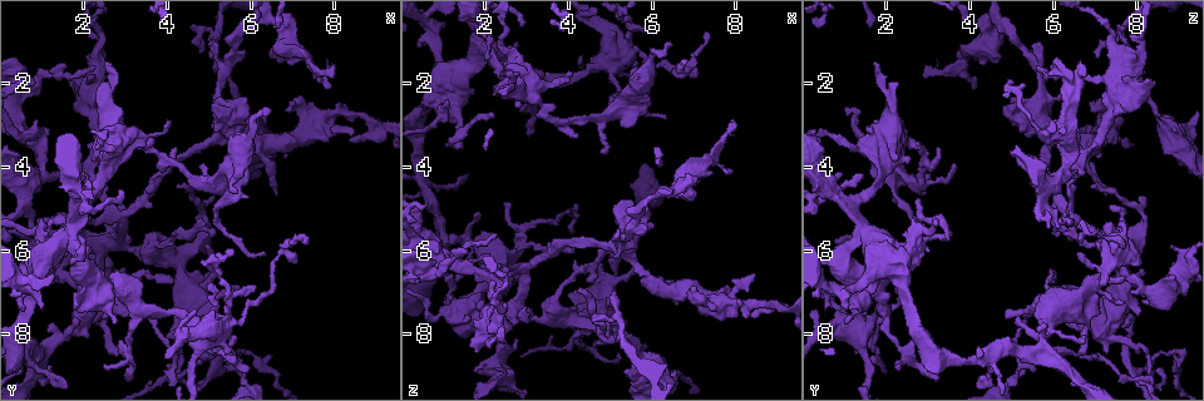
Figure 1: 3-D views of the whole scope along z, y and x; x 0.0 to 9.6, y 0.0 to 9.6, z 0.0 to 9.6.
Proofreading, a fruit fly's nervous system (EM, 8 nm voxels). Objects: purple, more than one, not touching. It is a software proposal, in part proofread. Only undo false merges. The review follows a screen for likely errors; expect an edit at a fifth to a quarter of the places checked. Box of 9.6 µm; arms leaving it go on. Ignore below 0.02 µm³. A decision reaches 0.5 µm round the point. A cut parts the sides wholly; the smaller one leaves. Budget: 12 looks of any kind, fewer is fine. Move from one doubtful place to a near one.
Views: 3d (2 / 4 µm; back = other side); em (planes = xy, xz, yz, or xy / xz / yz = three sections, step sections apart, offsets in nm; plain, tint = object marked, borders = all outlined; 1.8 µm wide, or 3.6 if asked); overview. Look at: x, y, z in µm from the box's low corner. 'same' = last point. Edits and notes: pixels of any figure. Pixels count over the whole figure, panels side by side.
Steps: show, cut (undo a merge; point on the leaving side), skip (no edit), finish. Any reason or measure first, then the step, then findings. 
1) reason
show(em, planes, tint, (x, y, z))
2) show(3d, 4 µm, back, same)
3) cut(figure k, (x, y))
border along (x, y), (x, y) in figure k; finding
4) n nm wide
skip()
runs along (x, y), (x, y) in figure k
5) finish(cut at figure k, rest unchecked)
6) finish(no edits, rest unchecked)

three-way junction
show(em, planes, tint, (2.55, 6.90, 1.35))

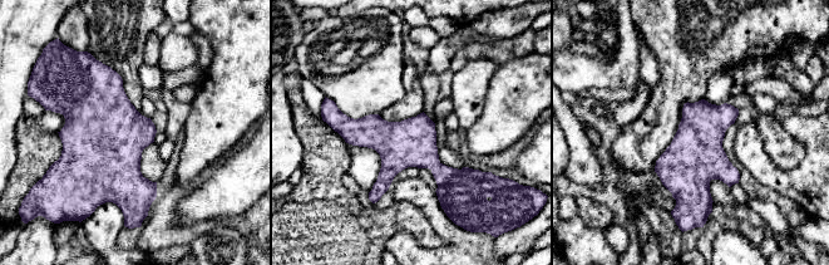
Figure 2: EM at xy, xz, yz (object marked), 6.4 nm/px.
skip()
runs along (337, 121), (413, 143), (444, 175), (475, 173) in figure 2; continuous, no second neuron

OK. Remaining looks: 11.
show(em, 3.6 µm, planes, borders, (1.10, 6.20, 2.40))

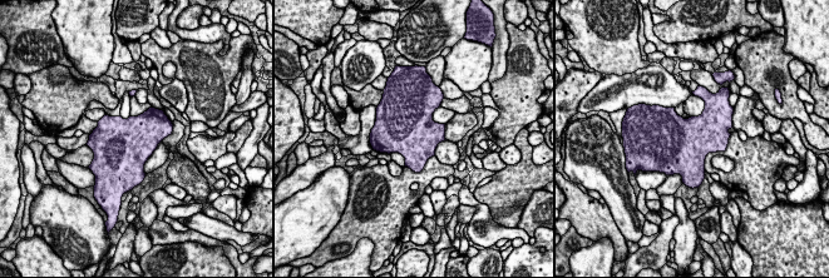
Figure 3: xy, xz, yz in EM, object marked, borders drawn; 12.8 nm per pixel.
skip()
continuous, no second neuron

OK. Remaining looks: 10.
sudden change in width
show(em, planes, tint, (0.65, 5.80, 7.60))

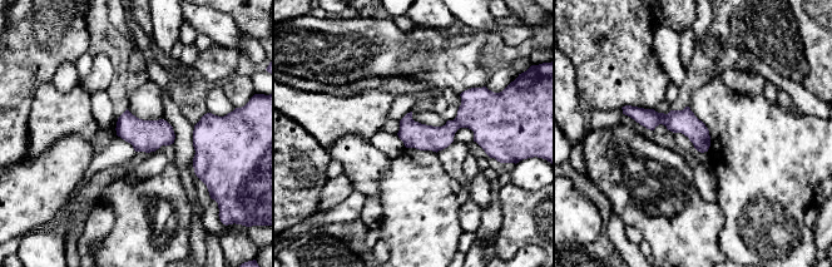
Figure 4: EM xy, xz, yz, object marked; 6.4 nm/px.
150 nm wide
skip()
runs along (625, 109), (686, 122), (707, 143) in figure 4; one neuron here

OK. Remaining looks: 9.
show(em, planes, plain, (1.10, 4.25, 6.35))

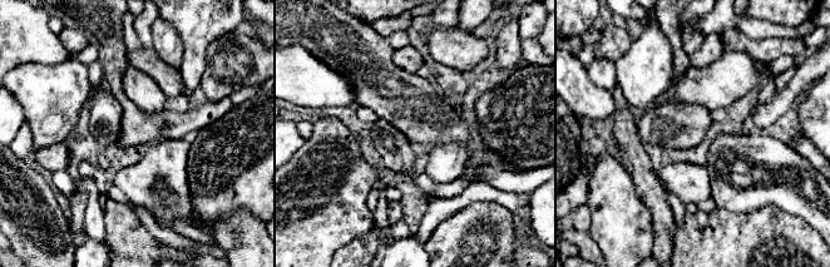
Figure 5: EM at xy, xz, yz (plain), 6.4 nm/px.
with the object marked
show(em, planes, tint, same)

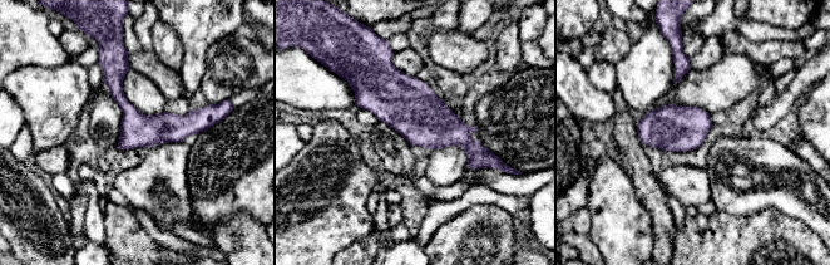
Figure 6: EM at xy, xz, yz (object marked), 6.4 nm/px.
skip()
one neuron here

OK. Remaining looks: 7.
show(3d, 4 µm, (5.95, 3.30, 1.55))

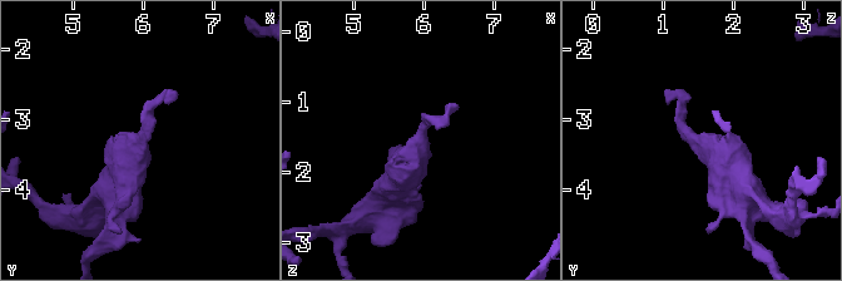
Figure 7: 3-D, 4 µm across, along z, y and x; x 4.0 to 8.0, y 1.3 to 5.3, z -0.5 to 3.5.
need the tissue
show(em, 3.6 µm, planes, tint, (5.90, 3.35, 1.60))

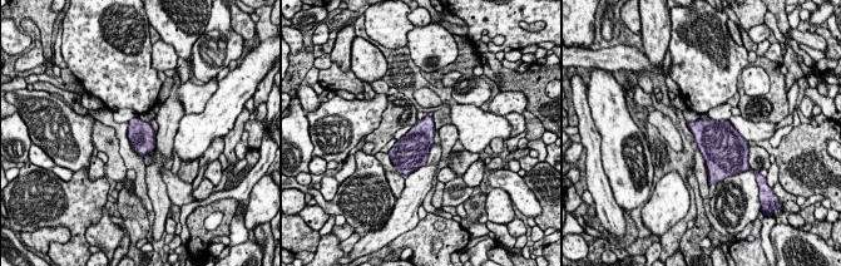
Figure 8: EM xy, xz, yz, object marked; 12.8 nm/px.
340 nm wide
skip()
one neuron here

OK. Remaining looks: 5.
finish(no edits, rest unchecked)

